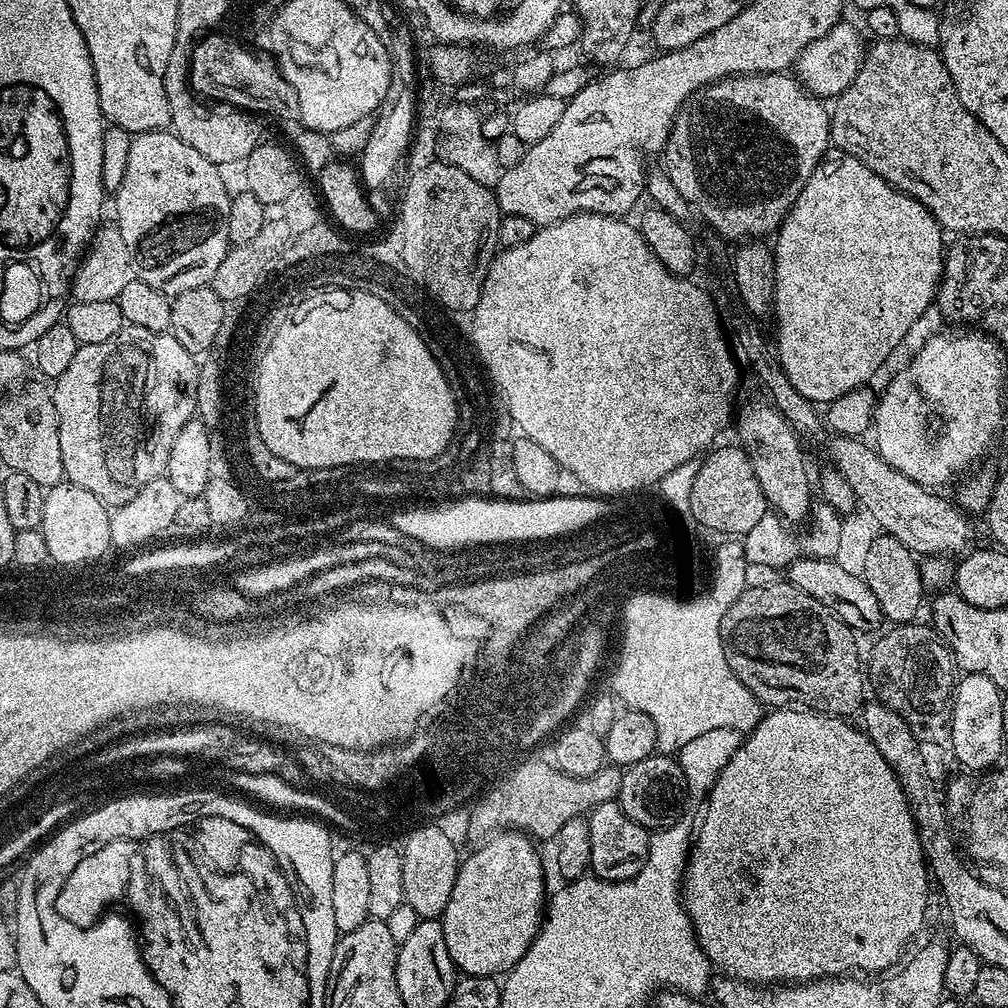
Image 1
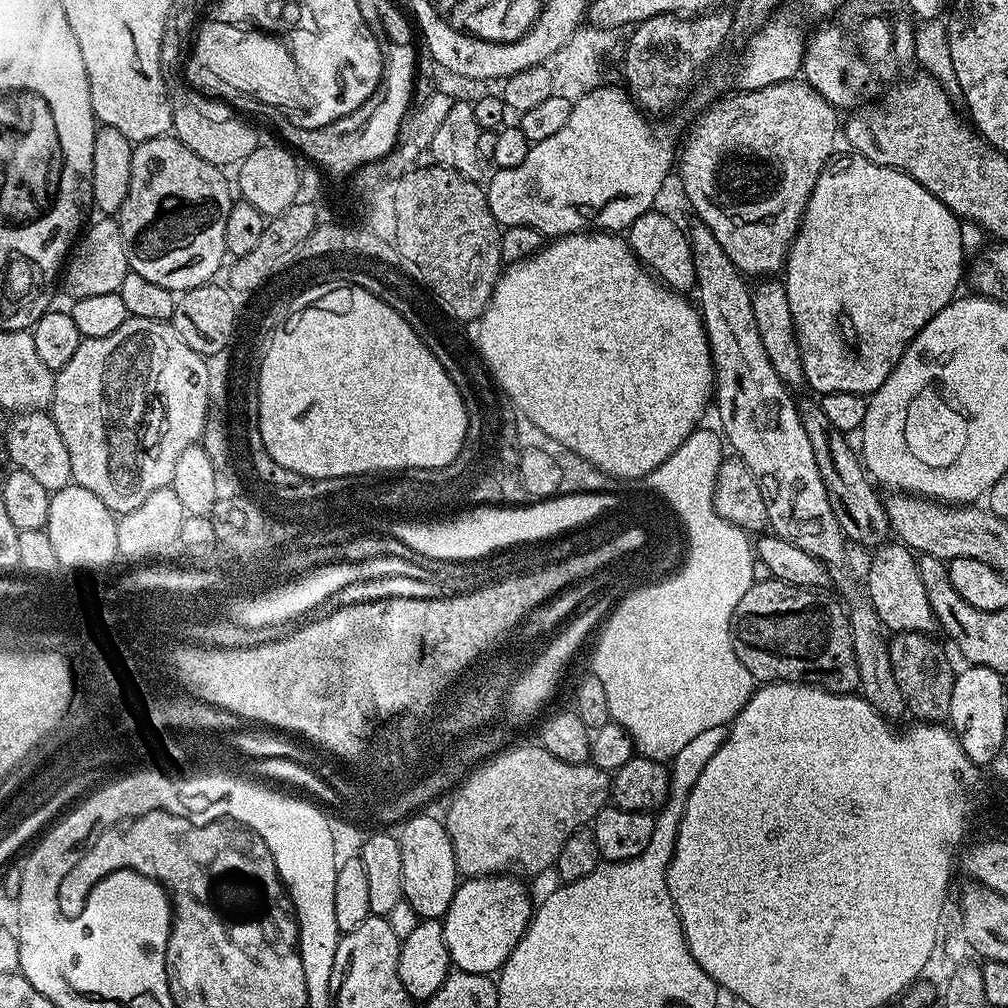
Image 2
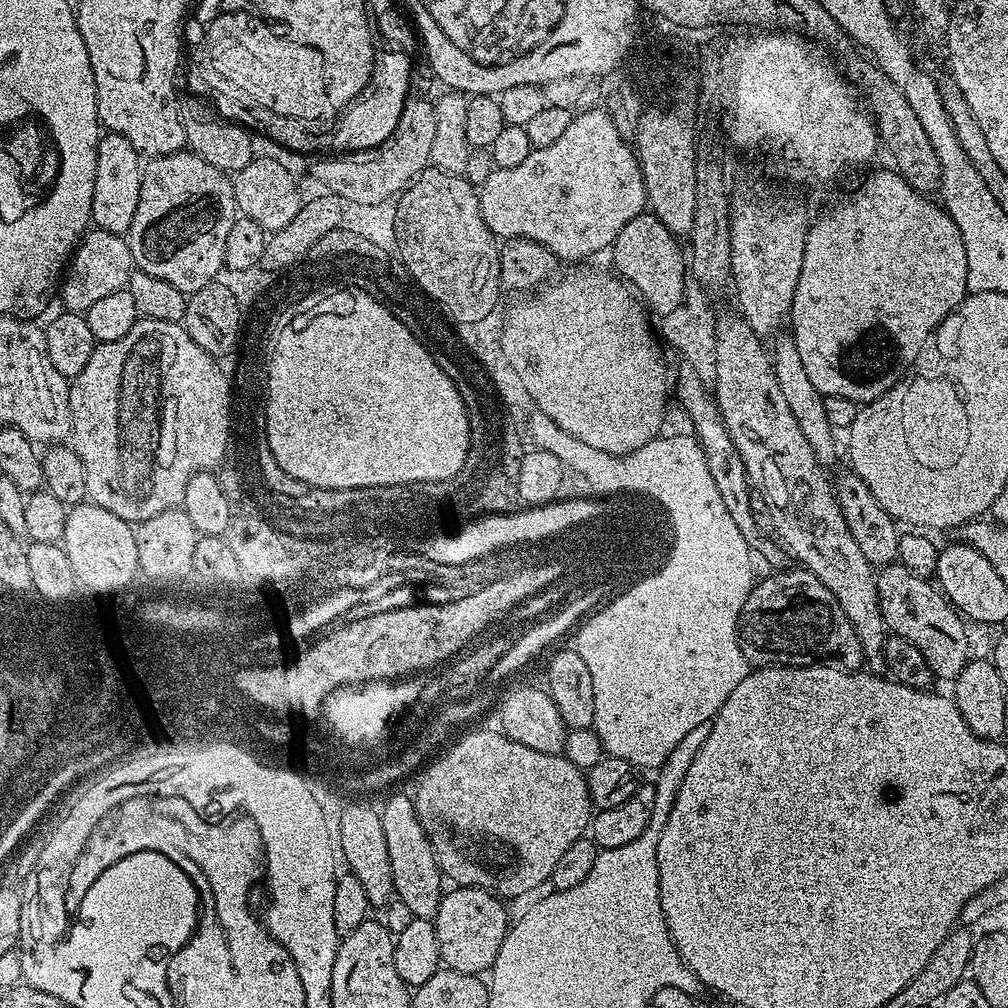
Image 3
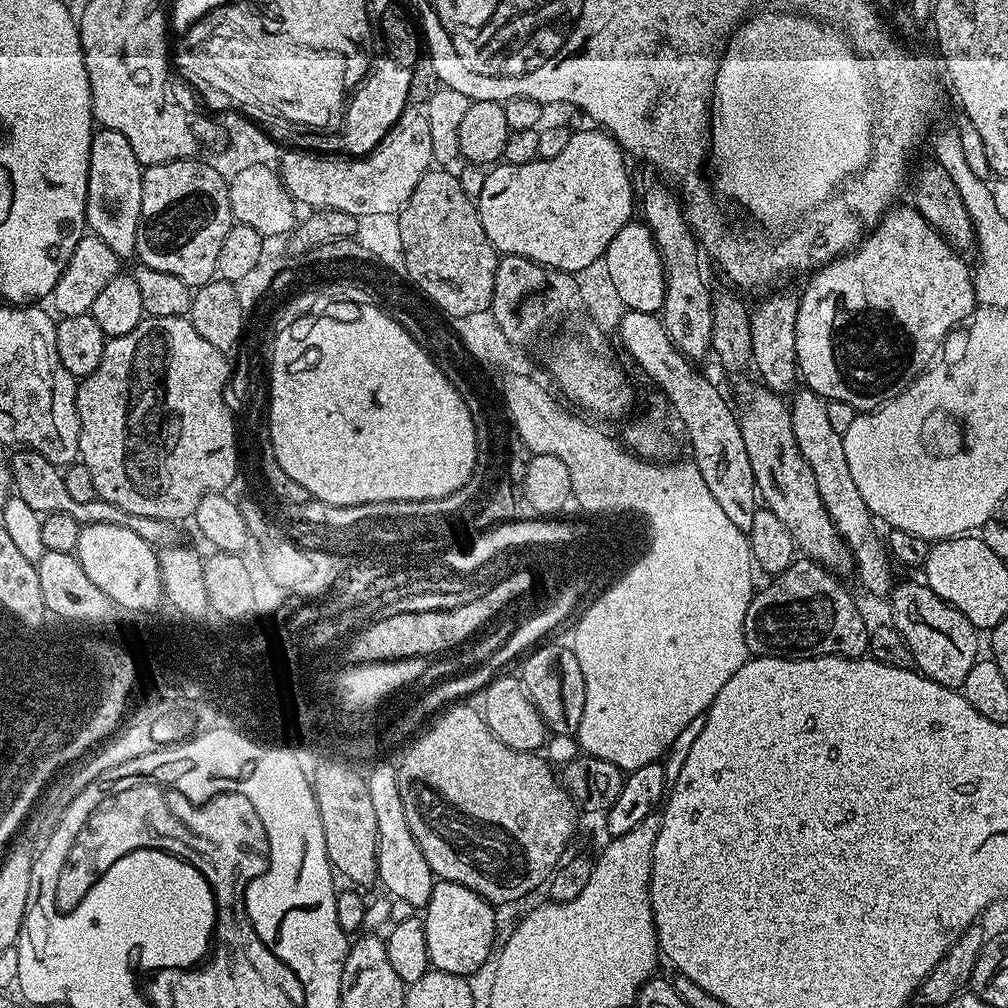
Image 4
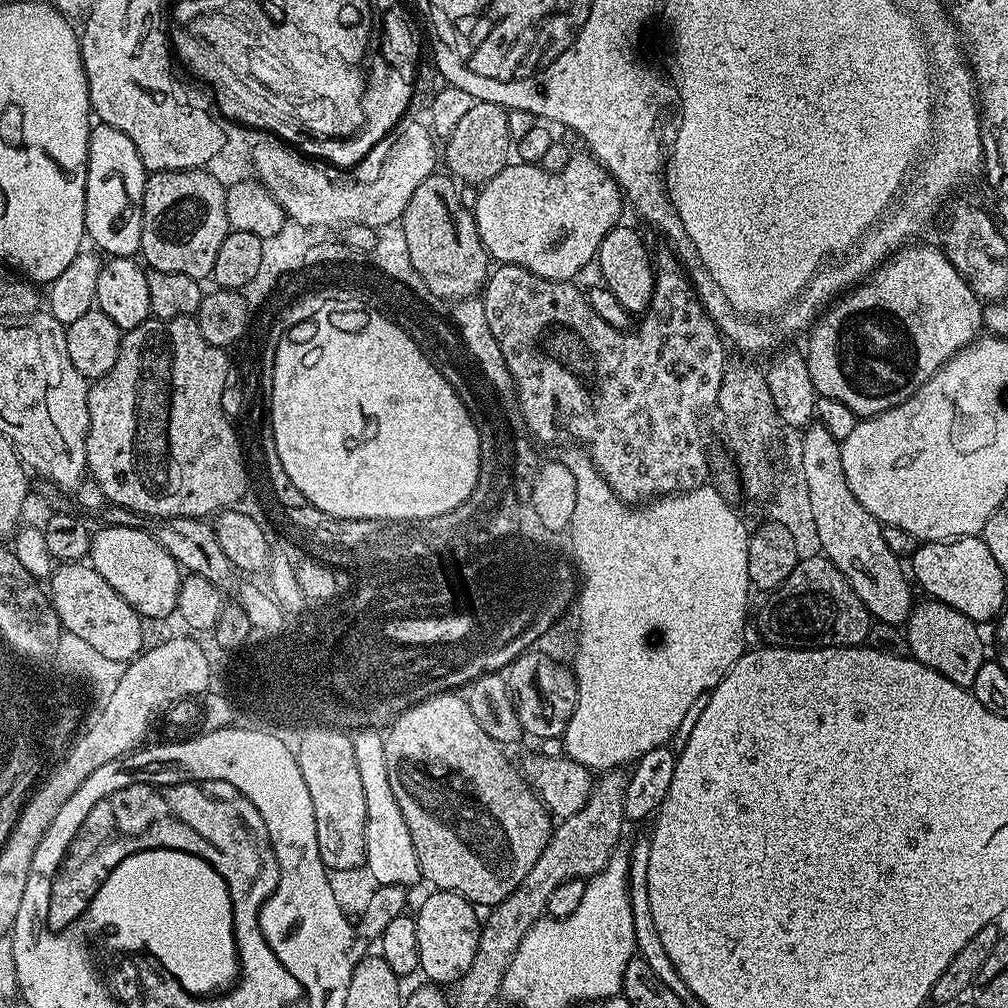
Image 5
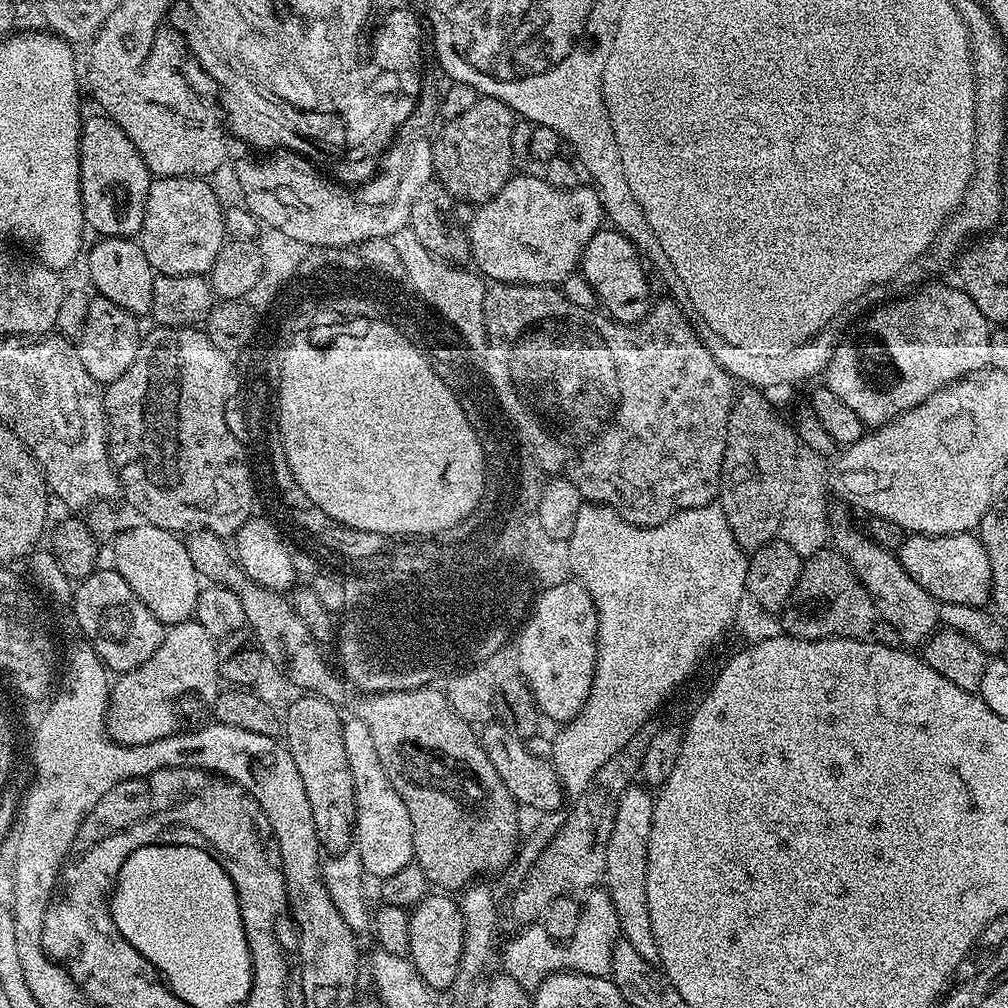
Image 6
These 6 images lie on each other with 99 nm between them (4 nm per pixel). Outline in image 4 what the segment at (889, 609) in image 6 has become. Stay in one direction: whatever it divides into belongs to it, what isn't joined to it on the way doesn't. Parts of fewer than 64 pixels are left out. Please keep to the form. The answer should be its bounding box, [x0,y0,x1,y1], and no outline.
[790,386,894,597]

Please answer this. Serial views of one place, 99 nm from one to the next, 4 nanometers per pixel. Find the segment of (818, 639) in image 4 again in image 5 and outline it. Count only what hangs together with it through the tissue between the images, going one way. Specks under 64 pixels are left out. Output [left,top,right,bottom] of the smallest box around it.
[760,554,874,648]

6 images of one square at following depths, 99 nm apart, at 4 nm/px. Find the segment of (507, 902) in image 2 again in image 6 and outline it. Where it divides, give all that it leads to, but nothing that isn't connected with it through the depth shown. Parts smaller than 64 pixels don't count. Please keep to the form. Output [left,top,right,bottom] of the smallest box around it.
[408,894,463,990]

